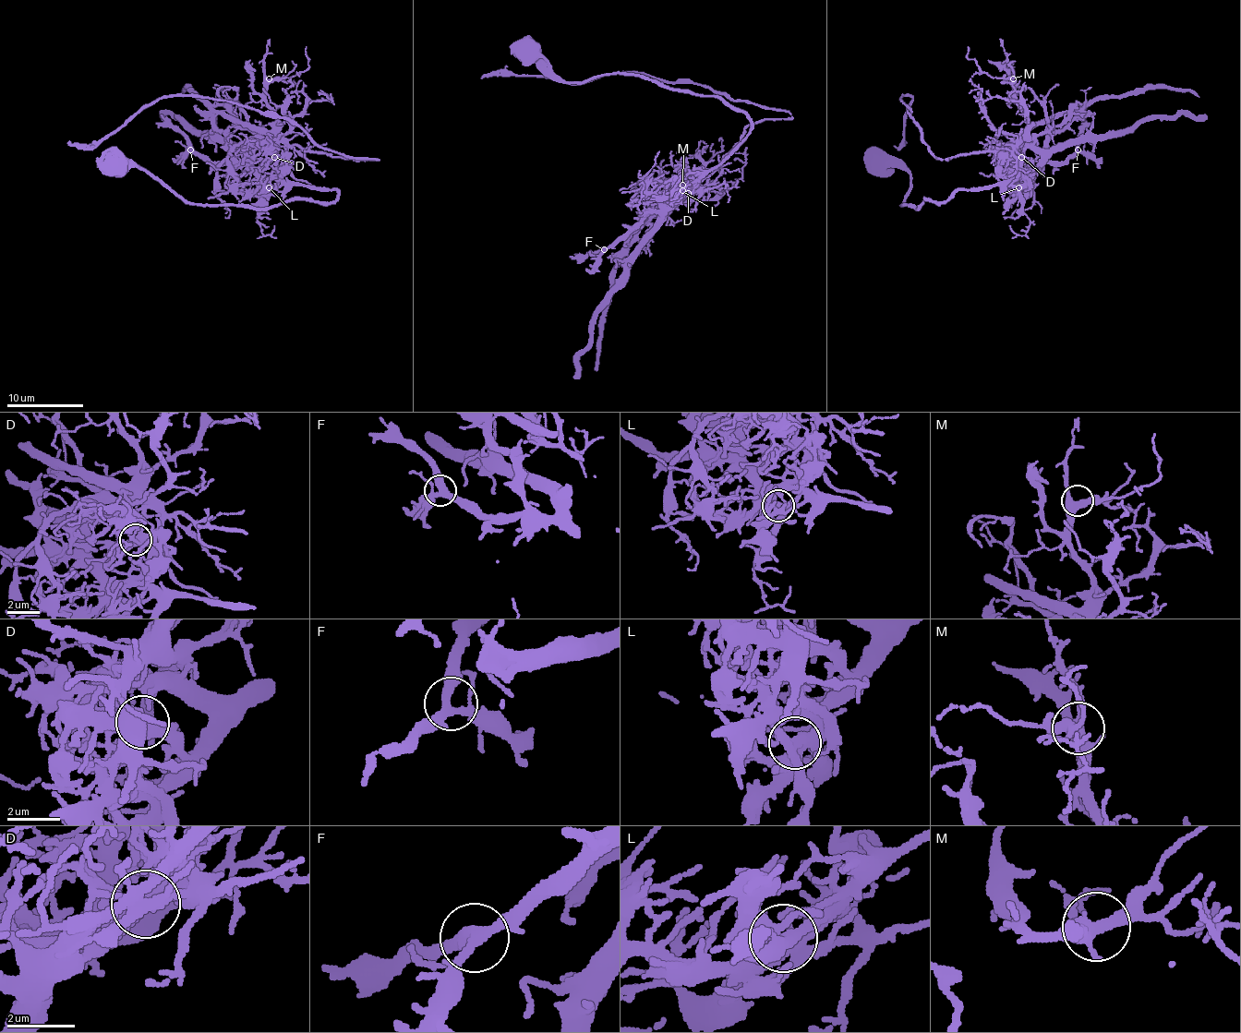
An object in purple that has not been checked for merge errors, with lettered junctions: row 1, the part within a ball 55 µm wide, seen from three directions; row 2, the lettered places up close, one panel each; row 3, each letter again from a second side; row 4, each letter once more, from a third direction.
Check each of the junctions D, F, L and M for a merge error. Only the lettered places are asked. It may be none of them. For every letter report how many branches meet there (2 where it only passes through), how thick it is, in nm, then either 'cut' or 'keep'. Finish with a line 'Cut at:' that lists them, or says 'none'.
D: 5 | 480 nm | cut
F: 4 | 320 nm | keep
L: 4 | 280 nm | cut
M: 4 | 440 nm | keep
Cut at: D, L

